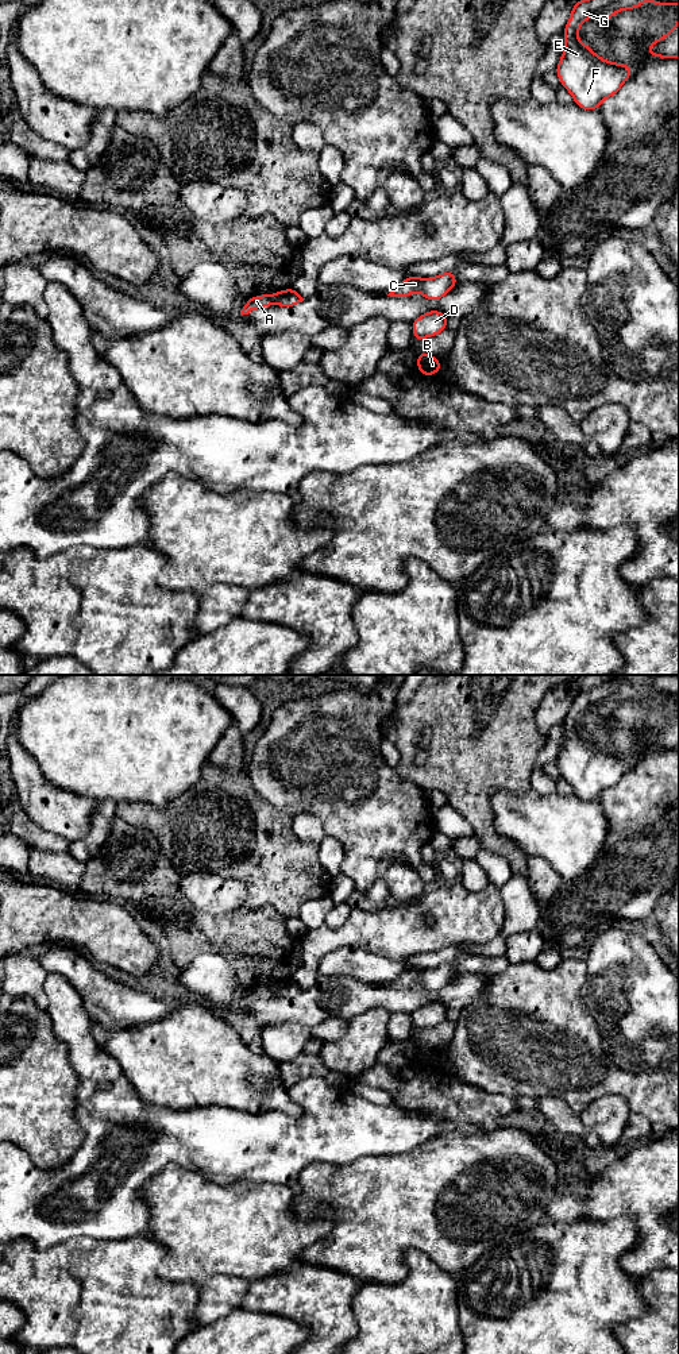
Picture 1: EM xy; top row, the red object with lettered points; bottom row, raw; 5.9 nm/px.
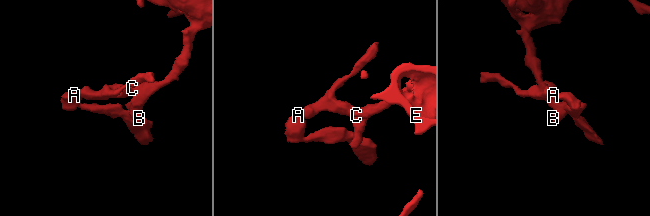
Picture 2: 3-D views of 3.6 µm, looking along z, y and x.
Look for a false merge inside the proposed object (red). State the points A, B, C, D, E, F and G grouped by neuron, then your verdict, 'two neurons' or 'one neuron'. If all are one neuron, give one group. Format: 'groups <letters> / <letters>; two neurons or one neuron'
groups A / B C D E F G; two neurons

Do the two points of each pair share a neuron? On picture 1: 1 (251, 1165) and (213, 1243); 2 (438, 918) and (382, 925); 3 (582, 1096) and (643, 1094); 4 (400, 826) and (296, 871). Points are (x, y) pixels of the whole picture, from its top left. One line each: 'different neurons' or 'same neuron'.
1: different neurons
2: same neuron
3: same neuron
4: different neurons

